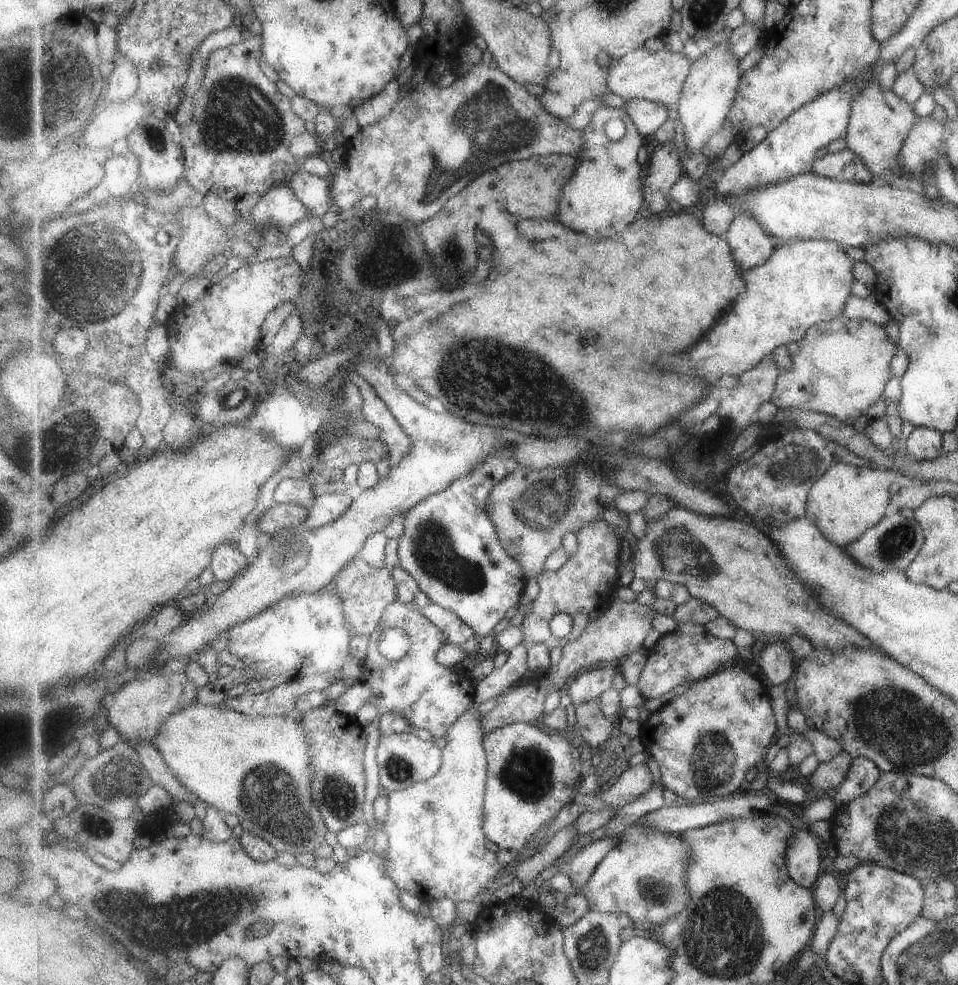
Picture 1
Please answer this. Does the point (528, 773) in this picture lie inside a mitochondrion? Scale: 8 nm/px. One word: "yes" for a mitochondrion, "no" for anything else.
yes

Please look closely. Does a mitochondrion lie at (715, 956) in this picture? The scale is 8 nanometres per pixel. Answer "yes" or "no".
yes

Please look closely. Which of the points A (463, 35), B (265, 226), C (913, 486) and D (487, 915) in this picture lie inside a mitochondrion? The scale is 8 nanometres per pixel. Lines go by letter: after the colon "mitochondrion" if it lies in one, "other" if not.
A: other
B: mitochondrion
C: other
D: other

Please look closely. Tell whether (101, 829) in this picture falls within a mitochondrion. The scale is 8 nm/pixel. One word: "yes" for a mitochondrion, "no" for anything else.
yes

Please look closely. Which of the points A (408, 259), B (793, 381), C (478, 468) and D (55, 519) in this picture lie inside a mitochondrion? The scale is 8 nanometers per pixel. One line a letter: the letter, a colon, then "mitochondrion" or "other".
A: mitochondrion
B: other
C: other
D: other

